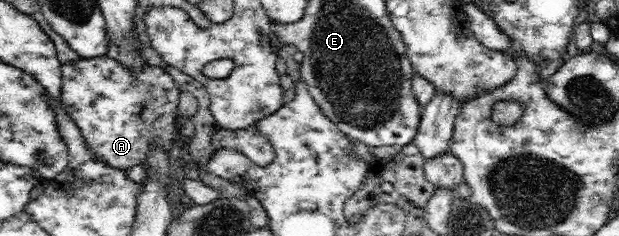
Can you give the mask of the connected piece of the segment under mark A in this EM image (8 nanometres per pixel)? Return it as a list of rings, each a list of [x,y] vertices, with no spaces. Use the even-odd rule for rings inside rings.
[[[103,55],[66,62],[61,67],[61,74],[60,96],[62,96],[63,107],[80,128],[84,142],[88,144],[88,148],[98,160],[124,171],[128,167],[146,163],[146,155],[154,143],[161,145],[165,151],[171,151],[176,123],[180,122],[177,110],[181,89],[164,68],[142,66],[137,72],[132,72],[126,66],[122,66],[116,58]]]

